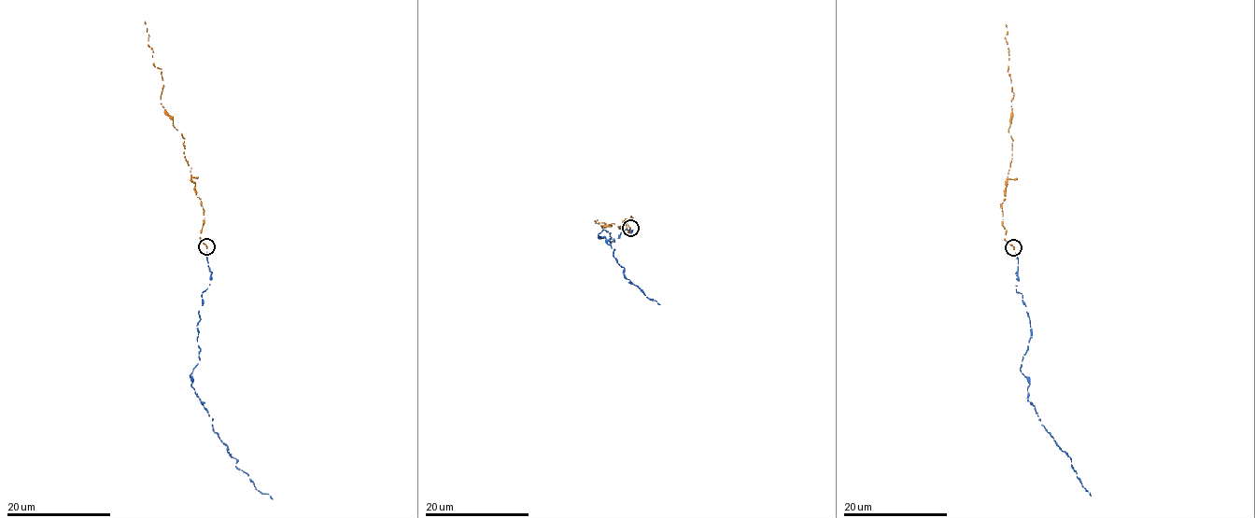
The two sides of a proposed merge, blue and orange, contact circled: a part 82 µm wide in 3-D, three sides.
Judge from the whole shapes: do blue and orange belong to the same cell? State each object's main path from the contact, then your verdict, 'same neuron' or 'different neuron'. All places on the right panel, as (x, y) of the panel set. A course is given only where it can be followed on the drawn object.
course blue (1013, 247), (1018, 259), (1016, 290), (1022, 295), (1031, 328), (1020, 370), (1029, 384), (1027, 399), (1091, 496); course orange (1013, 247), (1005, 239), (1002, 209), (1013, 140), (1008, 132), (1014, 93), (1008, 72), (1006, 24); same neuron

